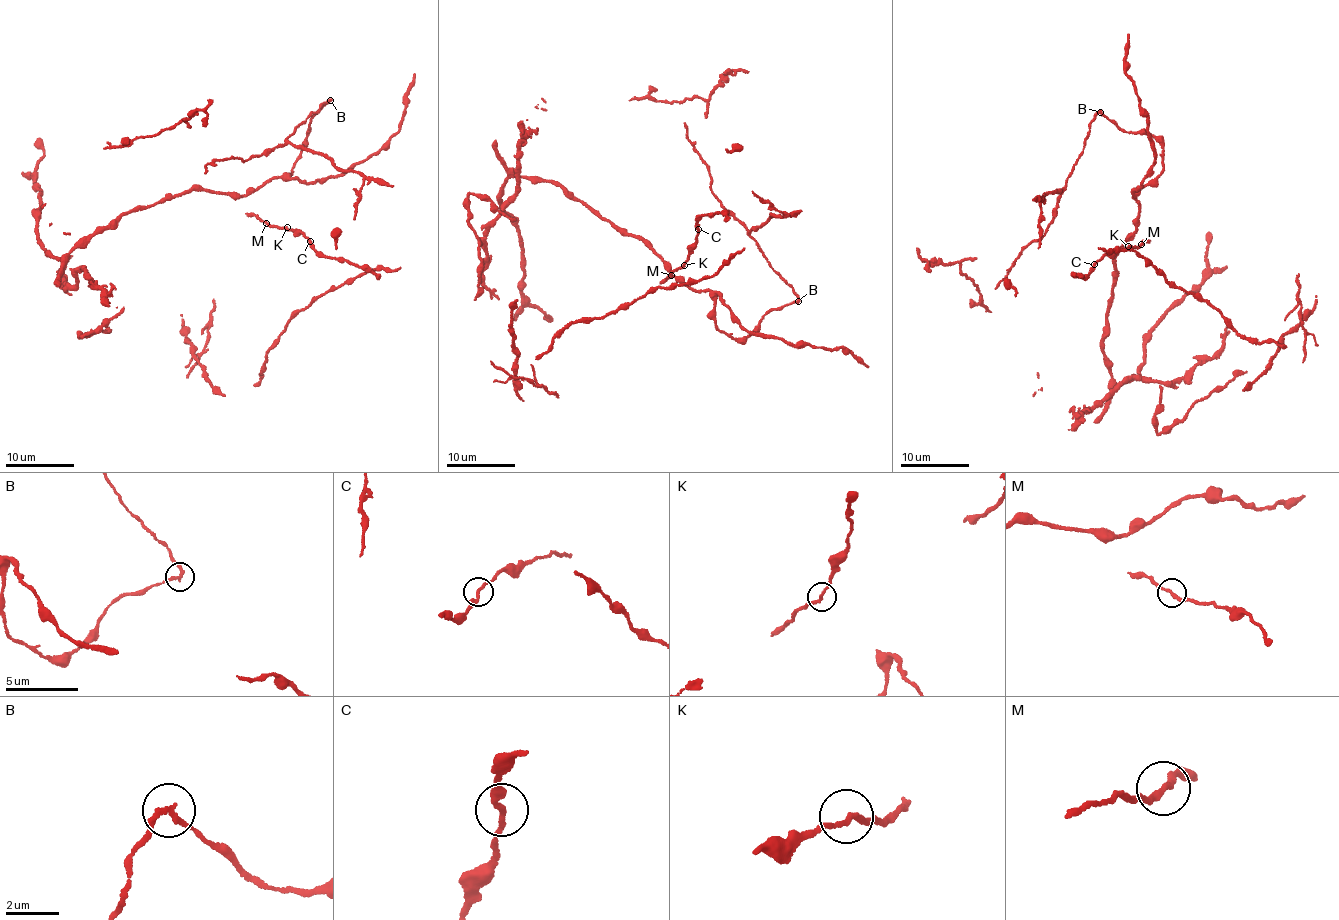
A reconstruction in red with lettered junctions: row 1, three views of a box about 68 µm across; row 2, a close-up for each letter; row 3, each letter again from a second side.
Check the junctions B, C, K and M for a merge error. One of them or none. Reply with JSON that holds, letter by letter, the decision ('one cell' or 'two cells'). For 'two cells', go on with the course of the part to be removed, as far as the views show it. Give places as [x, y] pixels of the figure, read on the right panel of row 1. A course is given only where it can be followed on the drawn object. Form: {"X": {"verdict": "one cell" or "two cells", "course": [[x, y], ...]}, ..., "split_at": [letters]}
{"B": {"verdict": "two cells", "course": [[1099, 112], [1091, 122], [1085, 146], [1064, 186], [1043, 197], [1044, 201], [1041, 198], [1039, 248]]}, "C": {"verdict": "one cell"}, "K": {"verdict": "one cell"}, "M": {"verdict": "one cell"}, "split_at": ["B"]}

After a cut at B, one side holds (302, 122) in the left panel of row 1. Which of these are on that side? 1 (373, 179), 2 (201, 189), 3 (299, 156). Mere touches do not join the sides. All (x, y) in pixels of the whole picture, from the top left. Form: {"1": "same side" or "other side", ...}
{"1": "same side", "2": "other side", "3": "other side"}

